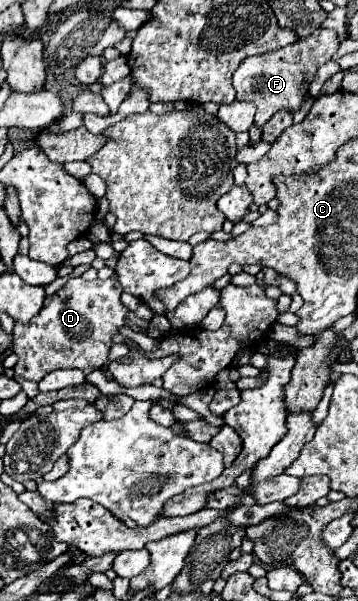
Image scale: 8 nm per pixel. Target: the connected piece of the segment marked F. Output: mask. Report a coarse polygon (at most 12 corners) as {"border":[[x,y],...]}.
{"border":[[322,28],[246,58],[236,100],[258,108],[254,126],[298,112],[318,68],[340,42]]}

